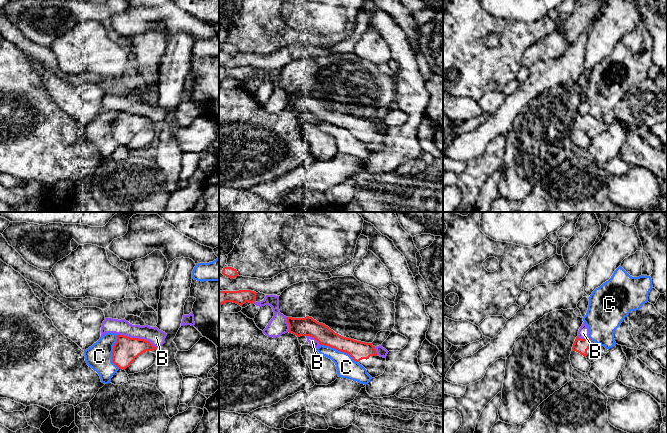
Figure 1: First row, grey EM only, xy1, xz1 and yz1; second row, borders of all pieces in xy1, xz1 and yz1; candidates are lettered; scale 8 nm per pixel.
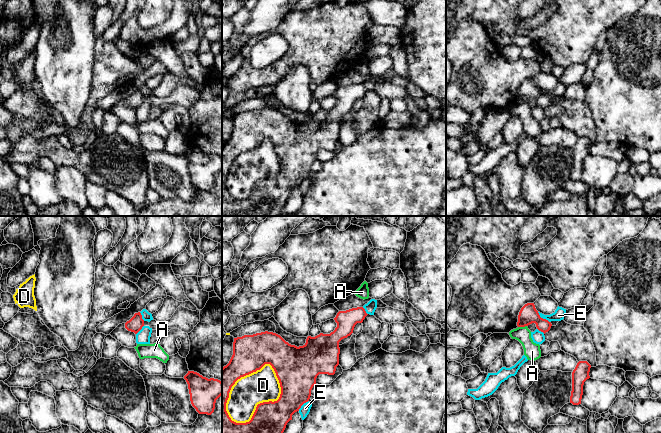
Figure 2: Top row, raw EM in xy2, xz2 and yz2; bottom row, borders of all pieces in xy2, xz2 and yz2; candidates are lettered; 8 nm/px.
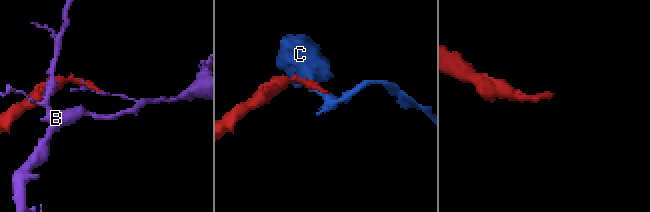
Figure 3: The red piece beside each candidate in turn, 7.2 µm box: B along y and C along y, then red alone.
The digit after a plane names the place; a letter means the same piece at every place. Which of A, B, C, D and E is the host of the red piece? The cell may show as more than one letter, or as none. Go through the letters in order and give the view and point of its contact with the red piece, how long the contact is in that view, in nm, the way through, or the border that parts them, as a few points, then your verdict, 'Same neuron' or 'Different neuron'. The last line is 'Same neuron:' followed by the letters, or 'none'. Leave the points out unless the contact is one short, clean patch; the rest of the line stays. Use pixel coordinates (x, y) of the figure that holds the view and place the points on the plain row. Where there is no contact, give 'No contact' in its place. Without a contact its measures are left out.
A: Touches red at yz2 (522, 102). Shared border 70 nm. Different neuron
B: Touches red at xy1 (137, 114). Shared border 340 nm. Different neuron
C: Touches red at xz1 (339, 126). Shared border 340 nm. Different neuron
D: Touches red at xz2 (269, 177). Shared border 550 nm. Different neuron
E: Touches red at yz2 (542, 94). Shared border 140 nm. Different neuron
Same neuron: none

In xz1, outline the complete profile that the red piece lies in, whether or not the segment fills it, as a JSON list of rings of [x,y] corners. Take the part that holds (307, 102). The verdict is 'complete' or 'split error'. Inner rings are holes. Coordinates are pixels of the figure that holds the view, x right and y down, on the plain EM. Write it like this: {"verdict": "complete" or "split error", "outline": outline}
{"verdict": "split error", "outline": [[[286,93],[289,109],[300,112],[310,112],[320,121],[329,122],[338,127],[349,130],[354,137],[362,141],[372,153],[382,151],[386,144],[386,134],[380,133],[372,119],[365,119],[351,114],[343,113],[323,99],[312,93],[292,94]]]}

